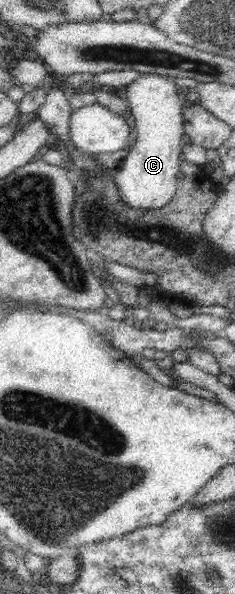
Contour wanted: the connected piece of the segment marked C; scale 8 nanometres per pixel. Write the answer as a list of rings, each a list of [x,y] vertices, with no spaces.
[[[142,73],[123,89],[123,97],[129,102],[136,126],[131,149],[116,168],[116,186],[121,198],[132,208],[162,208],[175,194],[180,154],[186,142],[183,110],[187,104],[180,100],[176,79]]]

